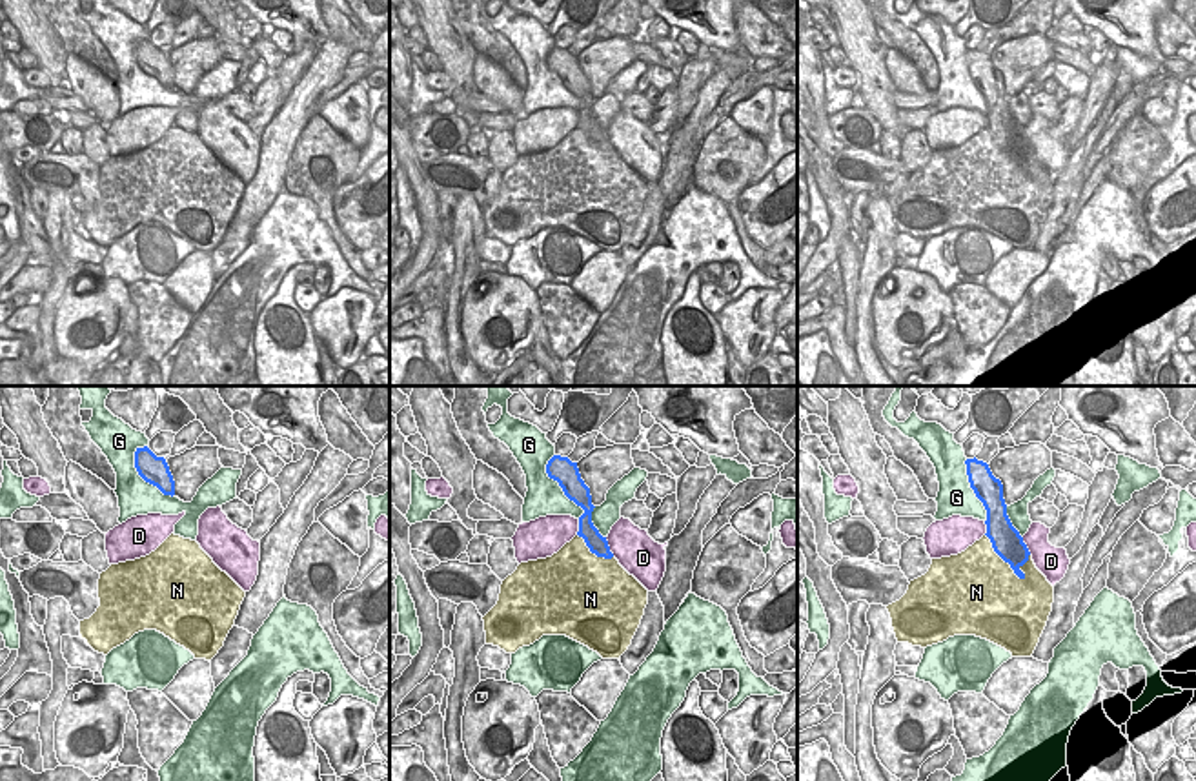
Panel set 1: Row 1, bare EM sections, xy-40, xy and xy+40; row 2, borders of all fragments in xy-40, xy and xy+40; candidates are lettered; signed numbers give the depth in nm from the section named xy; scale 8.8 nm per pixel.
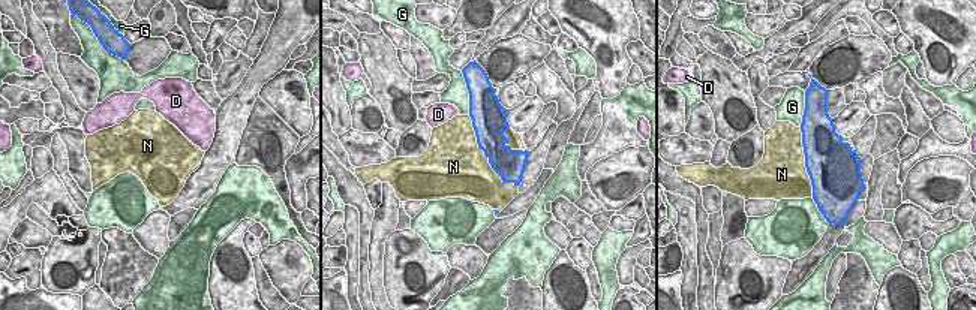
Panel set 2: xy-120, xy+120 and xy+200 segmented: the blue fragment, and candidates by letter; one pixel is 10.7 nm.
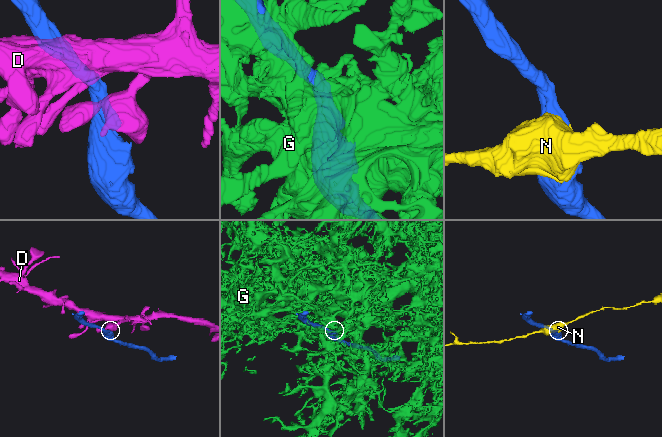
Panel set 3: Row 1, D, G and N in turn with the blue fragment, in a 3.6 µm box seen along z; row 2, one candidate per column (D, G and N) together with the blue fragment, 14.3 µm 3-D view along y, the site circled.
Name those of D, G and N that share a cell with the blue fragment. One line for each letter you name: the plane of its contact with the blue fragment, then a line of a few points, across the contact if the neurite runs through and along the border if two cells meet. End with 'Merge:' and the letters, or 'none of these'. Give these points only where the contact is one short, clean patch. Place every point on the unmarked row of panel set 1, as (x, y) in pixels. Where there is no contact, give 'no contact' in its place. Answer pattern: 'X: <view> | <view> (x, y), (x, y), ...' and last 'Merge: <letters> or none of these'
Merge: none of these

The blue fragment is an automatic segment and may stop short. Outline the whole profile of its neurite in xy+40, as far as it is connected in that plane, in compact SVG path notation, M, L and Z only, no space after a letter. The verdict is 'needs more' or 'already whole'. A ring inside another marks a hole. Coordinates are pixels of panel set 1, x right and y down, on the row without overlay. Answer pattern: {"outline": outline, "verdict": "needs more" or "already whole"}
{"outline": "M976 49L967 51L965 56L970 80L987 102L985 127L990 131L994 144L1010 157L1019 171L1025 171L1019 160L1029 153L1030 144L1007 107L1001 73L992 67L987 55Z", "verdict": "already whole"}

